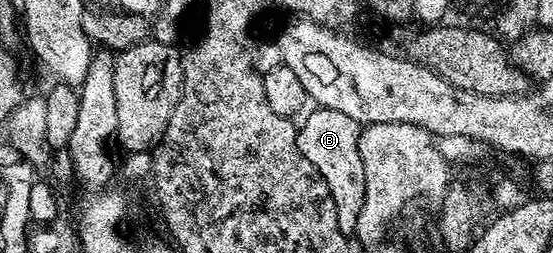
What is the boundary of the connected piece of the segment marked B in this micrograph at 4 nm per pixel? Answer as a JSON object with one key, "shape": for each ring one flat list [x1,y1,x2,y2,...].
{"shape":[[316,107,314,111,308,111,302,117,303,125,298,125,295,141,301,154,305,154,317,174,321,174,325,186,329,186,329,194,333,194,337,226,341,226,343,232,351,234,357,226,357,214,361,214,361,202,365,198,365,166,359,149,361,128,353,118,338,110]]}

